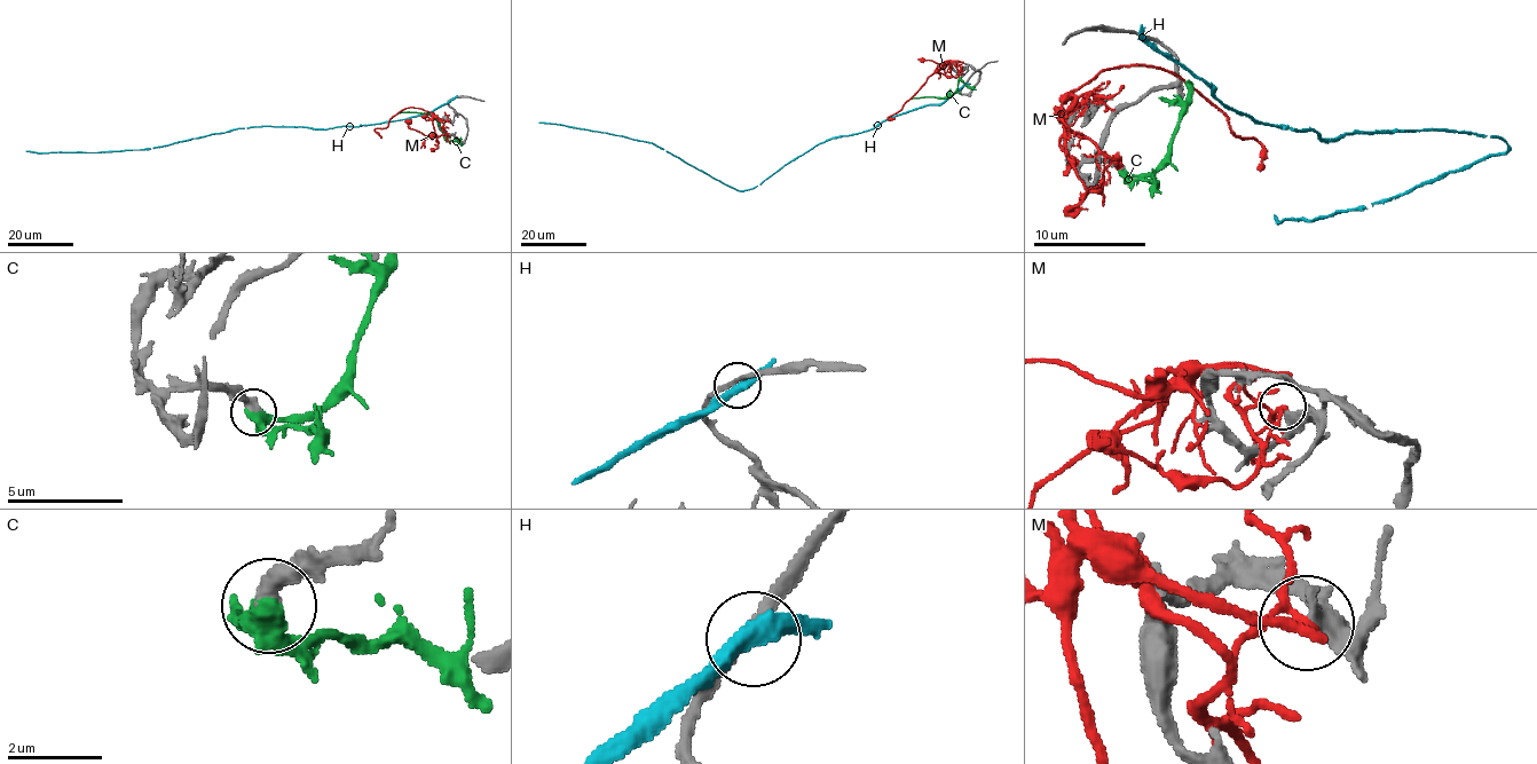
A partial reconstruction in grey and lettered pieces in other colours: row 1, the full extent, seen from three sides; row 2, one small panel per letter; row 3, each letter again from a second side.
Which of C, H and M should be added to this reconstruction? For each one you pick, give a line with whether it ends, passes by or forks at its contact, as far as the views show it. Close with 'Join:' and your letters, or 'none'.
C: It passes by
Join: C

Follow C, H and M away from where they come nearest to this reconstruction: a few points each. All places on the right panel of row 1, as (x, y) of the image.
C: (1122, 173), (1143, 175), (1163, 162), (1190, 83)
H: (1145, 38), (1255, 123), (1323, 139), (1472, 131), (1508, 144), (1393, 198), (1308, 221), (1275, 215)
M: (1081, 113), (1070, 125), (1061, 108), (1103, 69), (1159, 67), (1215, 105), (1236, 133), (1258, 142), (1258, 170)

